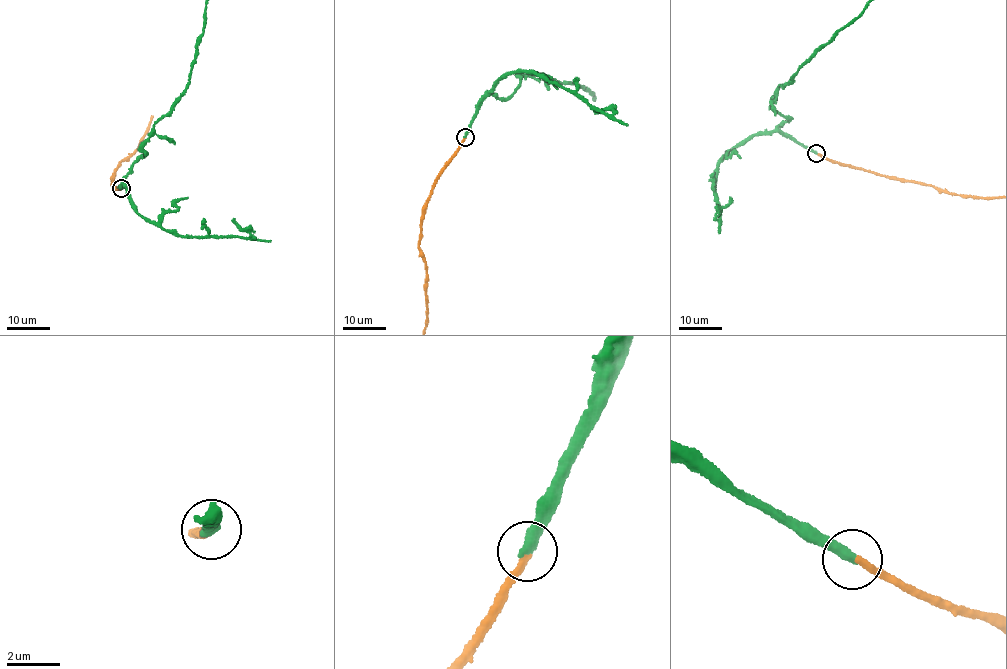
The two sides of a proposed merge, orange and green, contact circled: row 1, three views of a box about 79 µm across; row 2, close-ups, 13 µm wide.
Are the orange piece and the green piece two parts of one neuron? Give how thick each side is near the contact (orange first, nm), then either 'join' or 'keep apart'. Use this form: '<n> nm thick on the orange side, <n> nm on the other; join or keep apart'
260 nm thick on the orange side, 420 nm on the other; join

